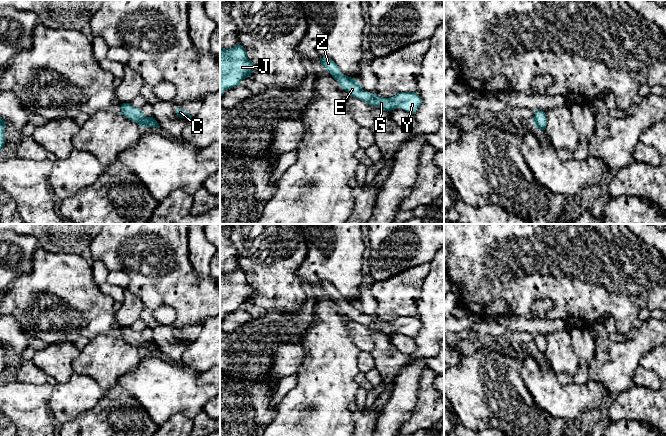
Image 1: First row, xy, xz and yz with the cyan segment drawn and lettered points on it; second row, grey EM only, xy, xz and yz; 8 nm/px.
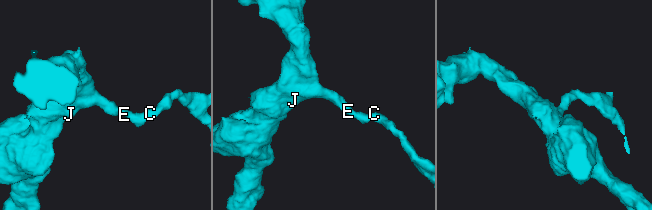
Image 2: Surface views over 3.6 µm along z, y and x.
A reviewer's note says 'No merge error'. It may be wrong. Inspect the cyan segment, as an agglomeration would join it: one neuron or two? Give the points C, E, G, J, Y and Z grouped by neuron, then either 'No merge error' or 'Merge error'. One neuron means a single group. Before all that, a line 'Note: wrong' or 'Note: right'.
Note: right
Groups: C E G J Y Z. No merge error

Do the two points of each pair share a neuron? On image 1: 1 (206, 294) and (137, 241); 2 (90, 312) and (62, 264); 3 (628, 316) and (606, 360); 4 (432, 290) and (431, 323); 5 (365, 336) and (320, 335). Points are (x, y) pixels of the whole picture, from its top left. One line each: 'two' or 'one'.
1: one
2: one
3: two
4: one
5: two

